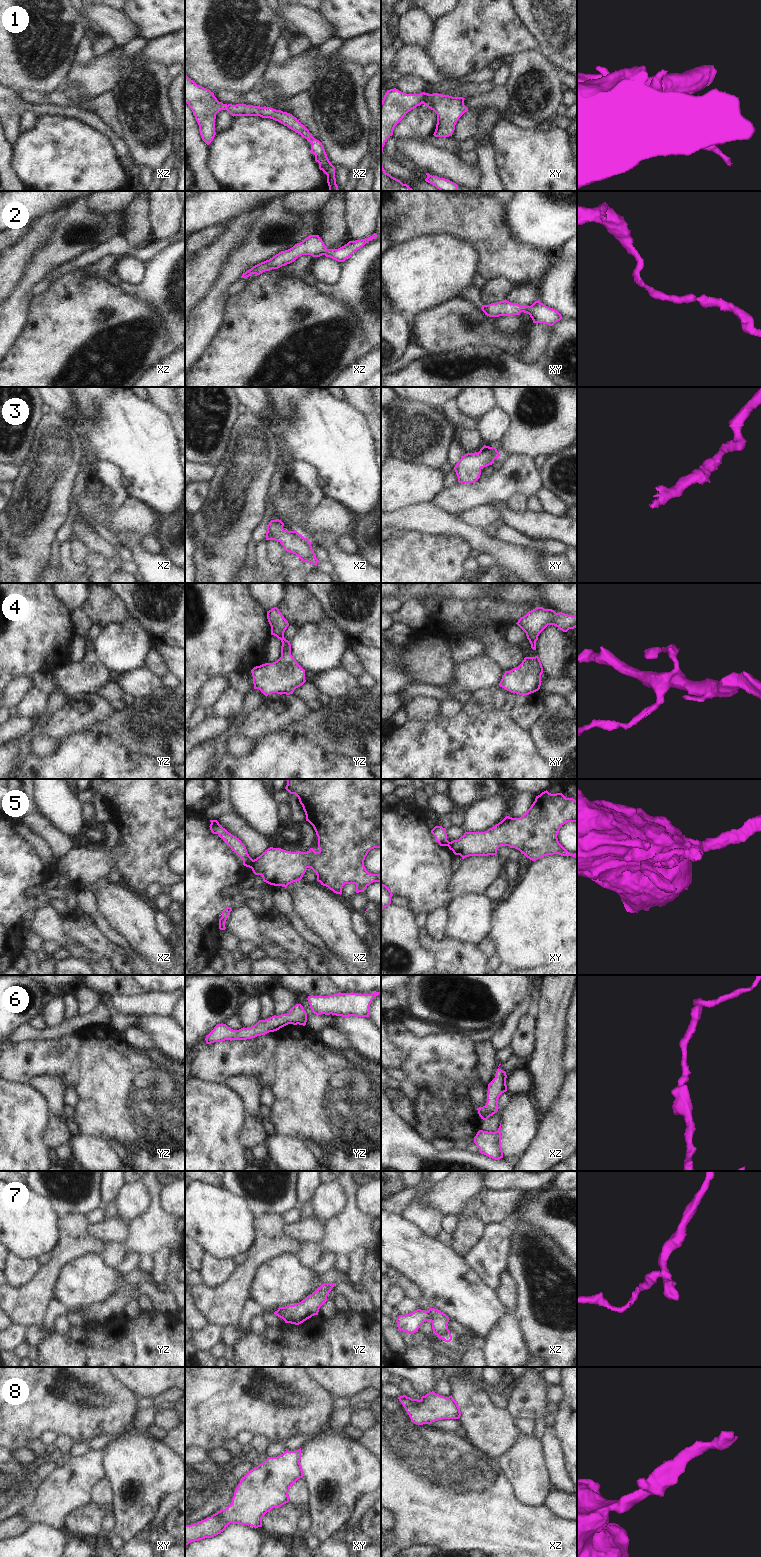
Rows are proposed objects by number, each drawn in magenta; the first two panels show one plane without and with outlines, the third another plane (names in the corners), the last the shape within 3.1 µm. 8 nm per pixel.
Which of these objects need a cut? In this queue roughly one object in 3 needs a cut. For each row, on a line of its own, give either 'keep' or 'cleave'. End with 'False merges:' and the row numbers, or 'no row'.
1: keep
2: keep
3: keep
4: keep
5: cleave
6: keep
7: cleave
8: keep
False merges: 5, 7

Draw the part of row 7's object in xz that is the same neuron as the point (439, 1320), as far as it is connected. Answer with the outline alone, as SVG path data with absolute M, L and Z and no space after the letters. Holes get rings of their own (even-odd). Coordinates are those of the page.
M435 1308L429 1309L429 1315L433 1332L438 1338L444 1340L445 1342L450 1342L452 1340L452 1336L447 1326L450 1320L449 1317Z

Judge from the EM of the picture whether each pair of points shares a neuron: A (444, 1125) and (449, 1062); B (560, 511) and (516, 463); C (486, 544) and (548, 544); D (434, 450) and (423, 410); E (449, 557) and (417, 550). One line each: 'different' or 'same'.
A: same
B: different
C: different
D: same
E: same

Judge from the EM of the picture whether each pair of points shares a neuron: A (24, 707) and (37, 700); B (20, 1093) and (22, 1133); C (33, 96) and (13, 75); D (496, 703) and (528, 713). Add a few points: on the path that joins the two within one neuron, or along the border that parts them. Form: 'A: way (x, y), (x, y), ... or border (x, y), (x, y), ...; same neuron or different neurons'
A: way (27, 707), (34, 703); same neuron
B: way (20, 1103), (20, 1123); same neuron
C: border (50, 92), (21, 90), (18, 93); different neurons
D: way (504, 703), (513, 703), (520, 707); same neuron

